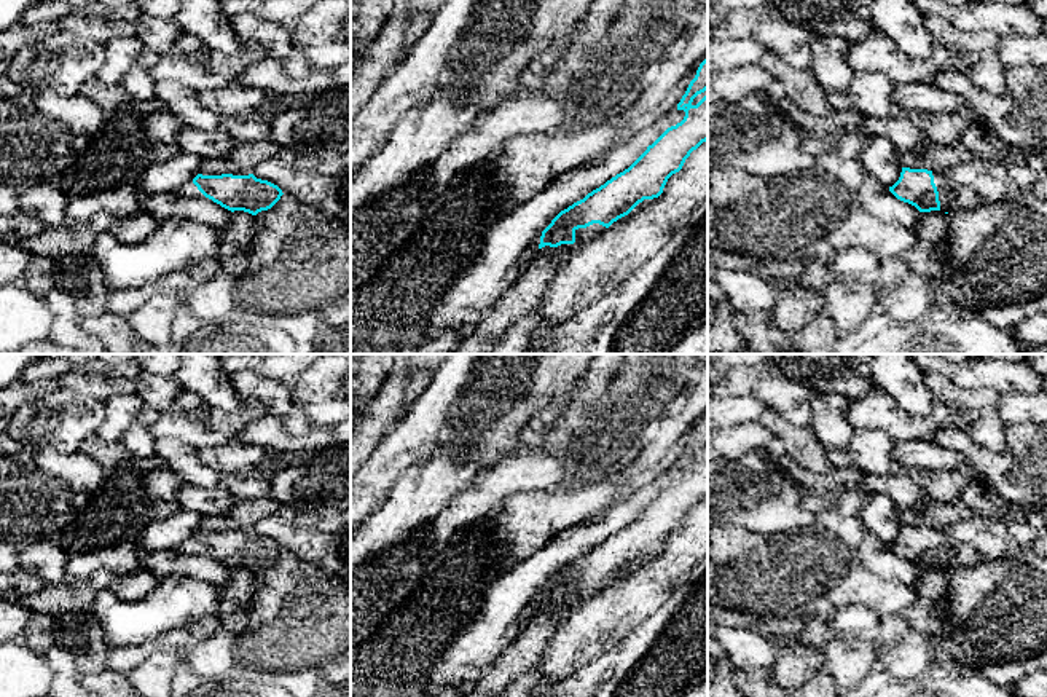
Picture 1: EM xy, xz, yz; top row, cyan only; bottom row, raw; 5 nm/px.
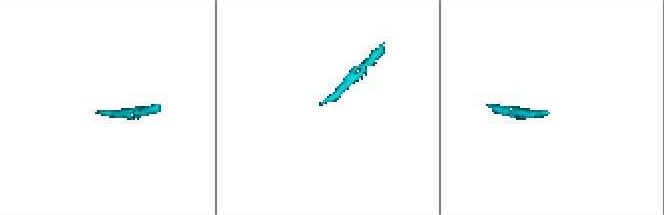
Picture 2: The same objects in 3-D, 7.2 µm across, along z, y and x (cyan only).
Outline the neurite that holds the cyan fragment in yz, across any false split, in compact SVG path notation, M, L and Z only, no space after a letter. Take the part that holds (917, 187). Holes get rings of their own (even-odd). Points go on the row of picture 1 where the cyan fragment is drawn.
M902 167L899 180L889 191L900 201L915 206L920 212L956 212L982 204L967 187L955 182L945 172Z

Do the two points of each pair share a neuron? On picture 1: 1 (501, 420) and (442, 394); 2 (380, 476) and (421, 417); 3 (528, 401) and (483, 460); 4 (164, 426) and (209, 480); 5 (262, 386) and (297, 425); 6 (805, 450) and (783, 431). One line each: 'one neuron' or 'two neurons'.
1: two neurons
2: one neuron
3: one neuron
4: two neurons
5: one neuron
6: one neuron

